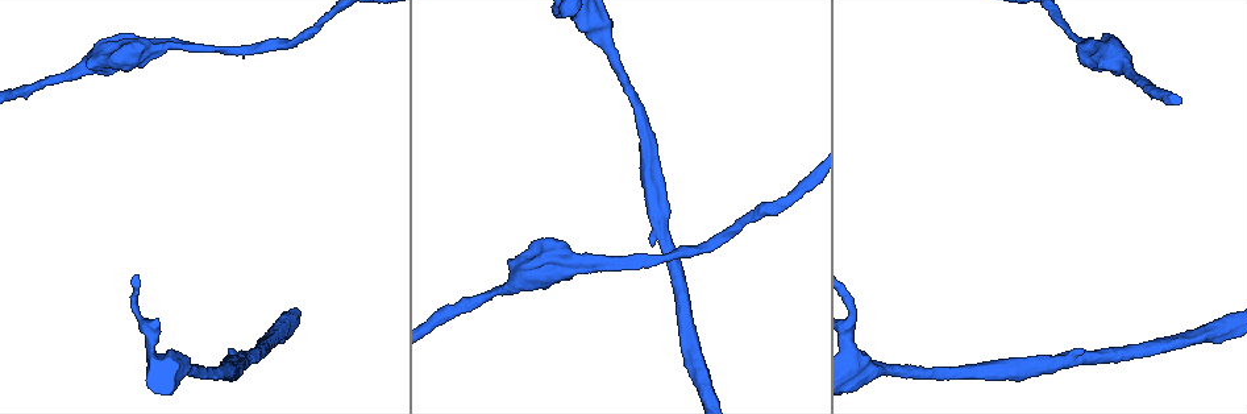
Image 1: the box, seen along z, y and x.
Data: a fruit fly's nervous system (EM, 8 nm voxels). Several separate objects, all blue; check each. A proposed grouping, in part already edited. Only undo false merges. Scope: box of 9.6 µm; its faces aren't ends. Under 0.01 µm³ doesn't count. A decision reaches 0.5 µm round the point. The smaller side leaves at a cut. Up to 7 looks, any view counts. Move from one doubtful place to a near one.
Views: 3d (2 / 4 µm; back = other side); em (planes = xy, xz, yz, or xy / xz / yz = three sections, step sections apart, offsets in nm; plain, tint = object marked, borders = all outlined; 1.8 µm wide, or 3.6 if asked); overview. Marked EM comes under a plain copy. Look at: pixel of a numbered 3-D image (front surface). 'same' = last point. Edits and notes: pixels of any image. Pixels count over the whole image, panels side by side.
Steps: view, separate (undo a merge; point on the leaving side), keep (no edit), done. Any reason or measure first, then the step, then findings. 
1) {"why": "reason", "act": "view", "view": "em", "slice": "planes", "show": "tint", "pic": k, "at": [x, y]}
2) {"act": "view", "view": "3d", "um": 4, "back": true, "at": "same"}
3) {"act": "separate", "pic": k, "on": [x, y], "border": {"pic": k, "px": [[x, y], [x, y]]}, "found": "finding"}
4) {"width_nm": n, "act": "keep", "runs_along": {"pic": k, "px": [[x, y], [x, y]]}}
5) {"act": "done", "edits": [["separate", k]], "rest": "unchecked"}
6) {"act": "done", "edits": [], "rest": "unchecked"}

{"why": "sudden change in width", "act": "view", "view": "em", "slice": "planes", "show": "tint", "pic": 1, "at": [185, 369]}

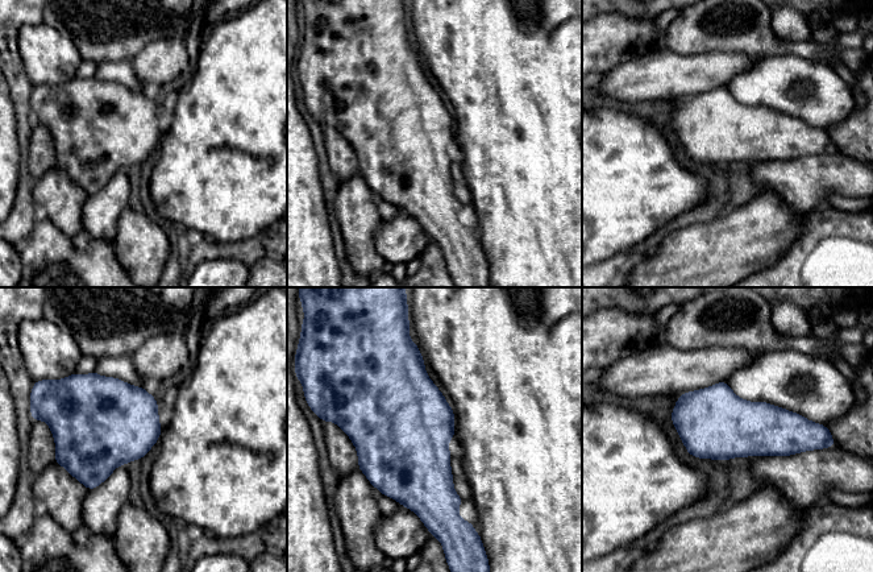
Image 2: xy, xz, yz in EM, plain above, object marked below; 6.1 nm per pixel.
{"act": "keep", "found": "continuous, no second neuron"}

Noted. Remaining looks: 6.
{"why": "thick turns thin", "act": "view", "view": "3d", "um": 4, "pic": 1, "at": [1126, 67]}

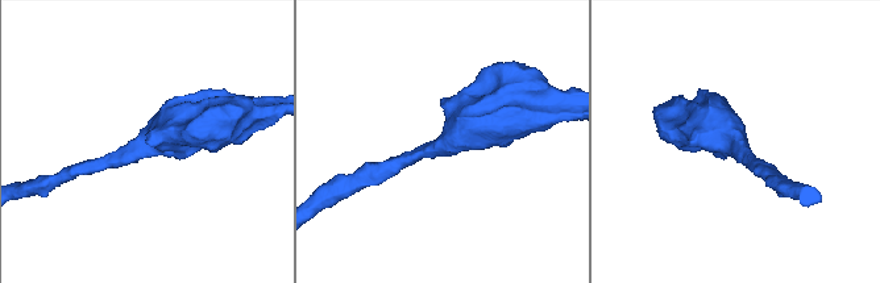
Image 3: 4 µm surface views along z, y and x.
{"arm_widths_nm": [200, 650], "why": "now the EM", "act": "view", "view": "em", "um": 3.6, "slice": "yz", "step": 8, "show": "tint", "pic": 3, "at": [444, 147]}

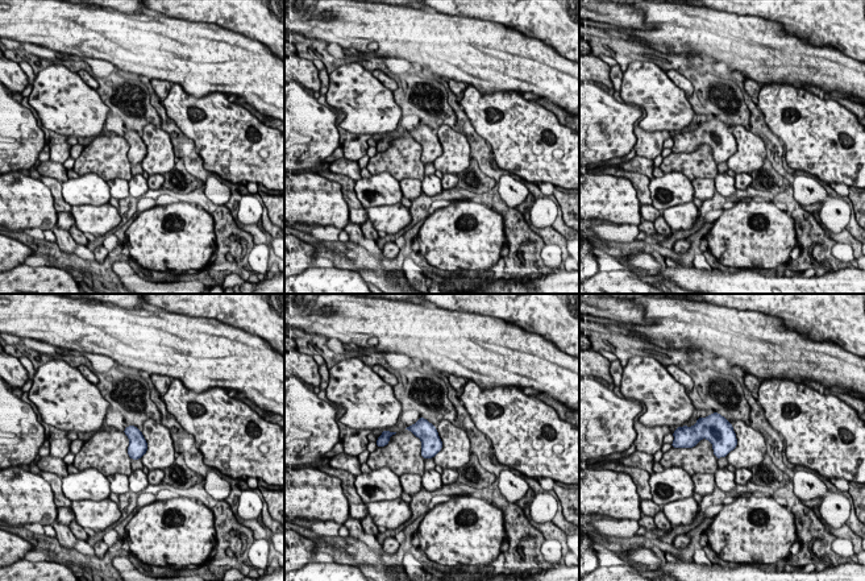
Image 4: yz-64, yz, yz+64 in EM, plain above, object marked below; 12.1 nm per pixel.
{"why": "cut it another way", "act": "view", "view": "em", "um": 3.6, "slice": "xz", "step": 16, "show": "tint", "at": "same"}

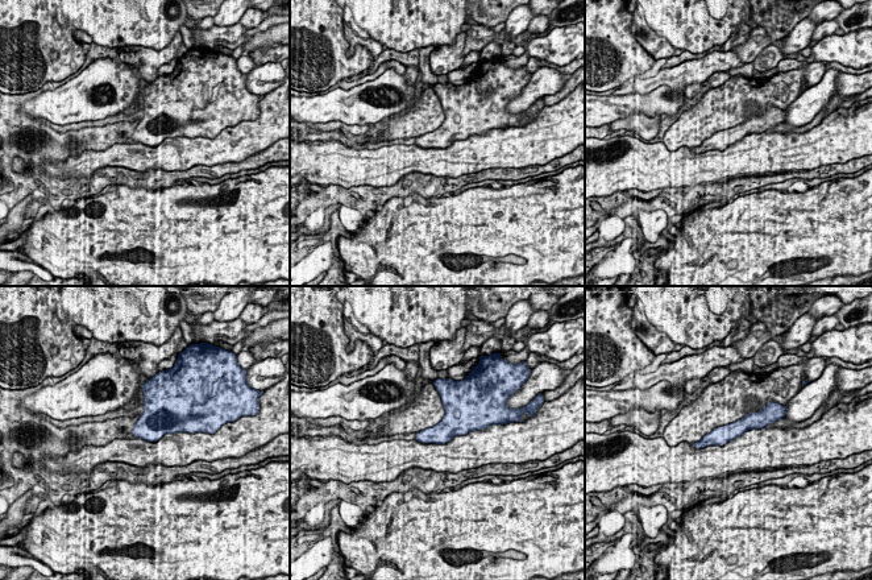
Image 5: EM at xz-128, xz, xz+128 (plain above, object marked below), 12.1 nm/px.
{"act": "keep", "runs_along": {"pic": 5, "px": [[765, 419], [750, 421], [698, 444]]}, "found": "one neuron here"}

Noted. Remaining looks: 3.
{"why": "calibre changes", "act": "view", "view": "em", "um": 3.6, "slice": "yz", "step": 8, "show": "tint", "pic": 1, "at": [582, 265]}

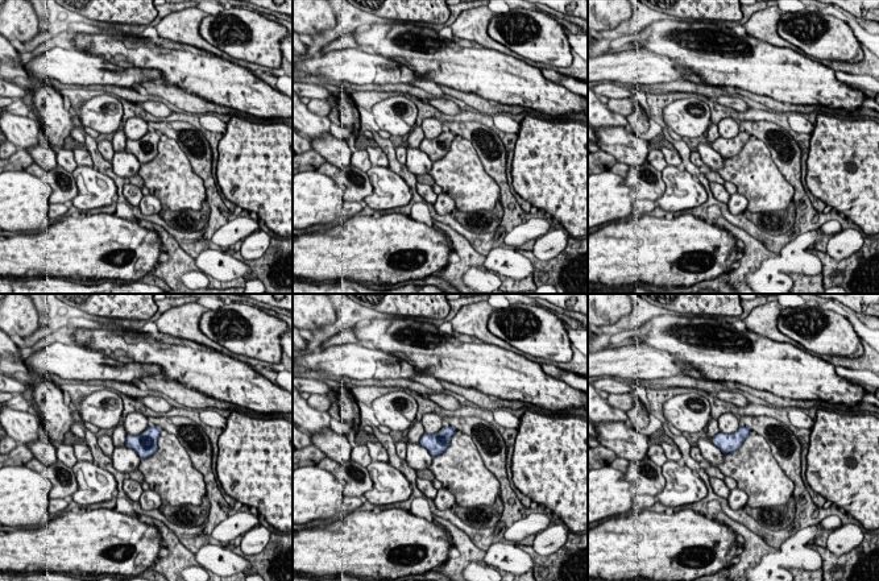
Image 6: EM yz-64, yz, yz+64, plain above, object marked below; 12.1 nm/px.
{"act": "view", "view": "em", "um": 3.6, "slice": "planes", "show": "tint", "at": "same"}

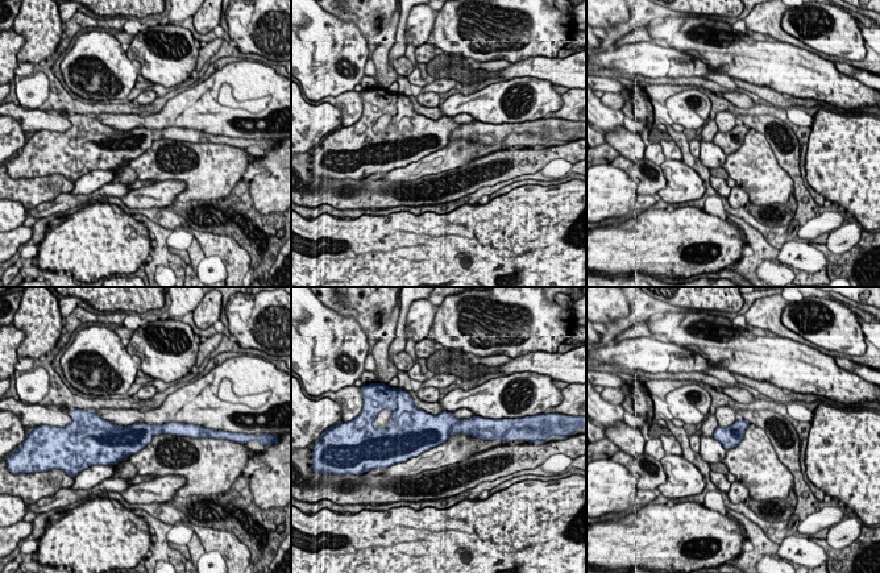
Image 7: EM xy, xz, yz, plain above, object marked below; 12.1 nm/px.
{"act": "keep", "found": "all the same neuron"}

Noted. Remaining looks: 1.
{"act": "done", "edits": [], "rest": "unchecked"}

